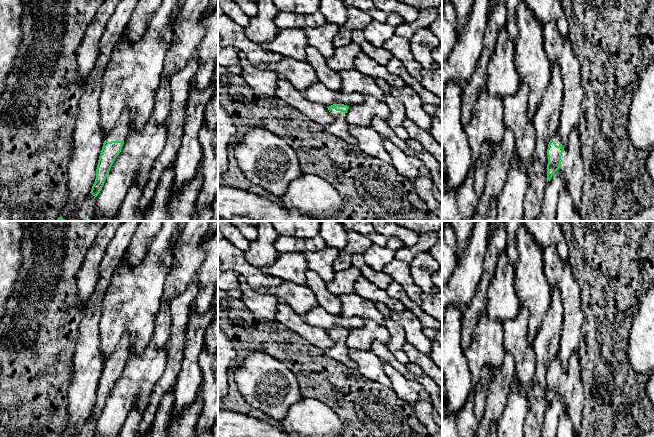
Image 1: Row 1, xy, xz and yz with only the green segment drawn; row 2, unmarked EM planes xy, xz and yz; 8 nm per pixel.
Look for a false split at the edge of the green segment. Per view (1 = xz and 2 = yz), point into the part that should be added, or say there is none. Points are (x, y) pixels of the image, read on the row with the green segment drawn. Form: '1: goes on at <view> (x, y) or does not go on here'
1: goes on at xz (339, 128)
2: goes on at yz (571, 168)

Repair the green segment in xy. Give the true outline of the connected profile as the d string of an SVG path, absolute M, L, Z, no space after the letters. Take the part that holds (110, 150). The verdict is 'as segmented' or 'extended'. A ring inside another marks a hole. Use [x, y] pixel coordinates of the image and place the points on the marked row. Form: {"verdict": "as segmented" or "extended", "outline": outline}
{"verdict": "extended", "outline": "M124 110L119 122L105 138L96 169L96 179L91 192L84 197L77 209L67 216L59 217L57 221L93 221L97 196L102 190L111 166L121 152L129 131L129 112Z"}

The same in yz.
{"verdict": "extended", "outline": "M575 126L571 132L565 149L562 147L559 134L556 132L548 144L547 155L547 182L559 170L562 175L563 186L568 189L574 207L579 209L584 180L584 168L578 127Z"}

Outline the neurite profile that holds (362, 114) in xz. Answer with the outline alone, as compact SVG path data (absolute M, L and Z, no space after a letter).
M364 96L362 104L349 106L346 114L348 125L371 126L373 118L386 120L390 116L390 109L384 103L372 96Z

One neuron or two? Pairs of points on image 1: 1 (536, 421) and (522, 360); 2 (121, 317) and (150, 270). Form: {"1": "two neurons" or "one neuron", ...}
{"1": "two neurons", "2": "one neuron"}

